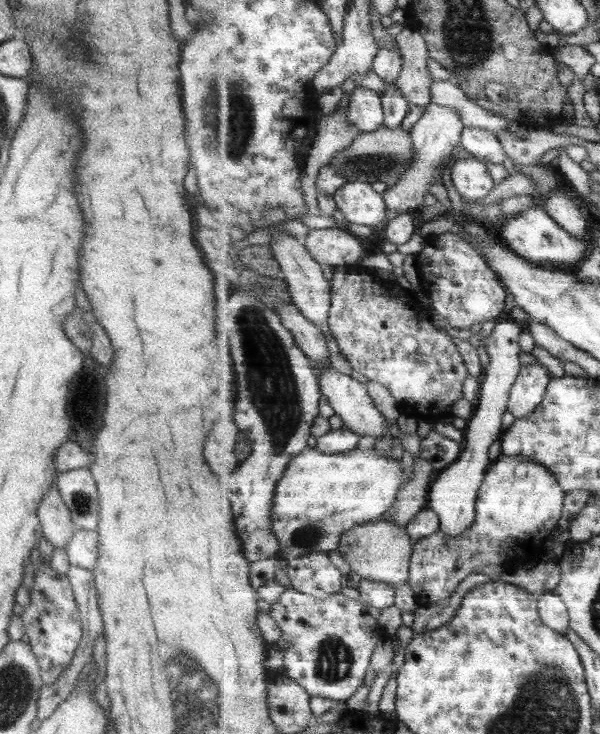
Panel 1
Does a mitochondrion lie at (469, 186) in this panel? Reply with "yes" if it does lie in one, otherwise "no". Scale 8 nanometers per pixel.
no

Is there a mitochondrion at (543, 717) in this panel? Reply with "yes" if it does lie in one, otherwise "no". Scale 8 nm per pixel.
yes

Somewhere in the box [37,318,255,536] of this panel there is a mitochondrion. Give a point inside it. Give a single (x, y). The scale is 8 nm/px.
(81, 501)

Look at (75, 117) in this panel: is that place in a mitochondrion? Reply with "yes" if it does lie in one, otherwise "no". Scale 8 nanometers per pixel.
no

